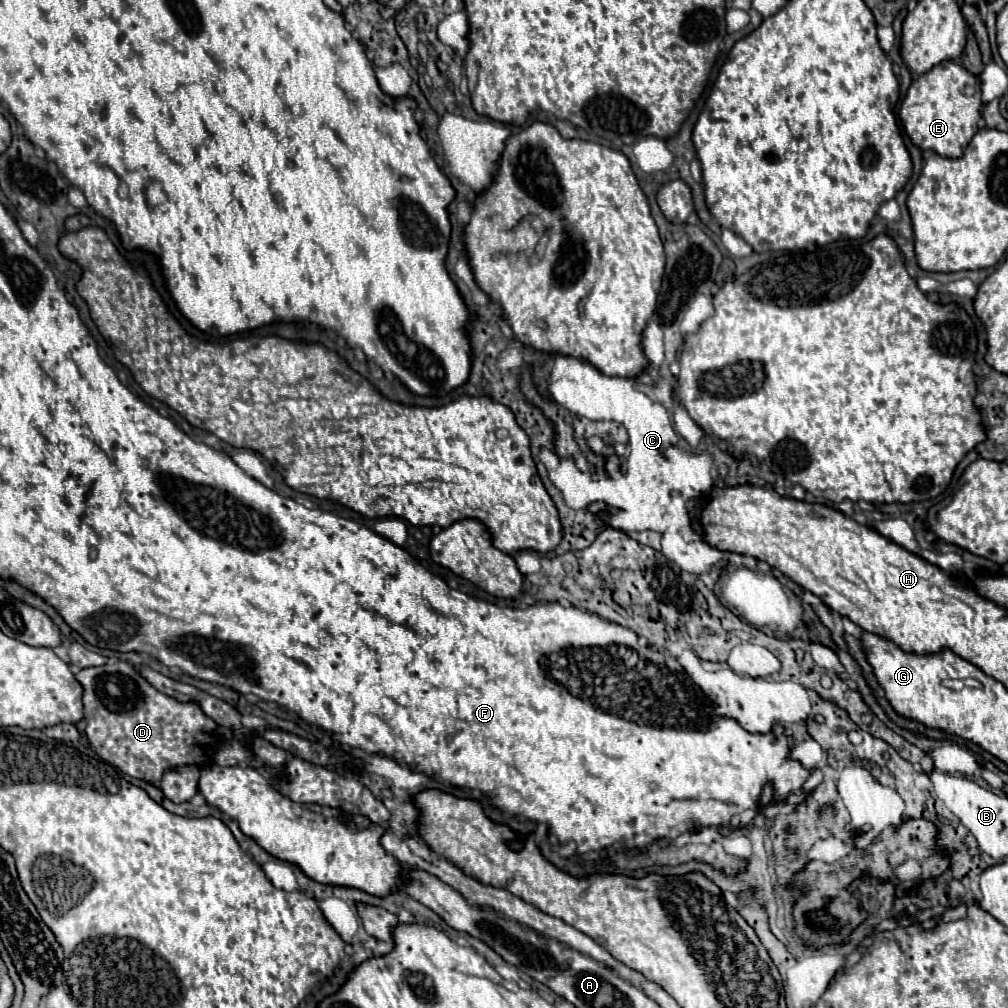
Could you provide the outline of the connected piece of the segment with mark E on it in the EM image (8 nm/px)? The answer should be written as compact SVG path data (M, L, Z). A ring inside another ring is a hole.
M940 62L912 82L900 106L900 122L920 150L934 150L946 158L960 158L980 126L980 80L962 64Z

